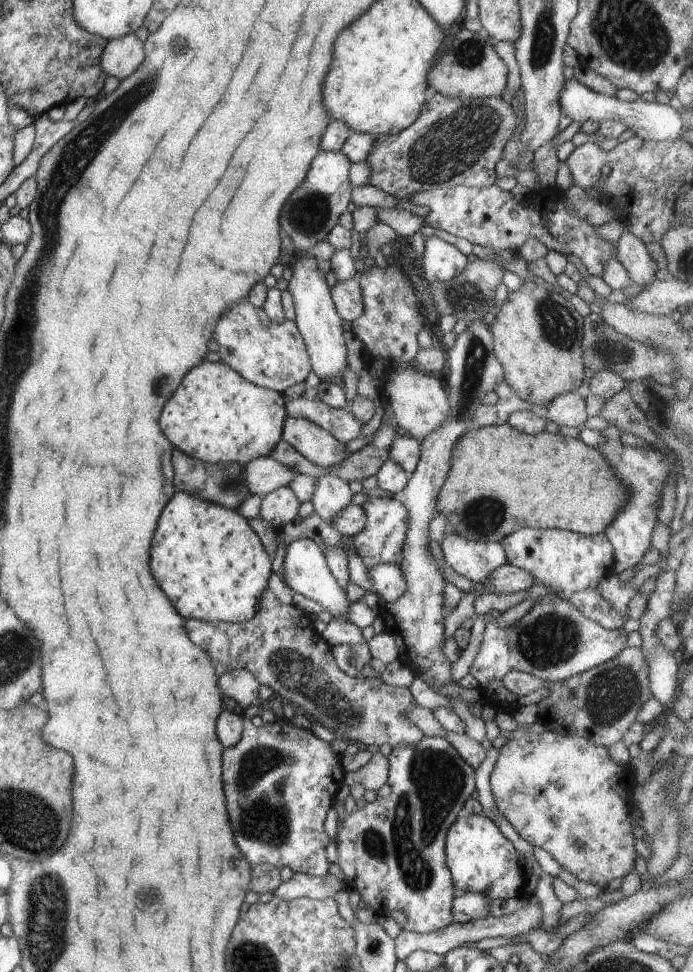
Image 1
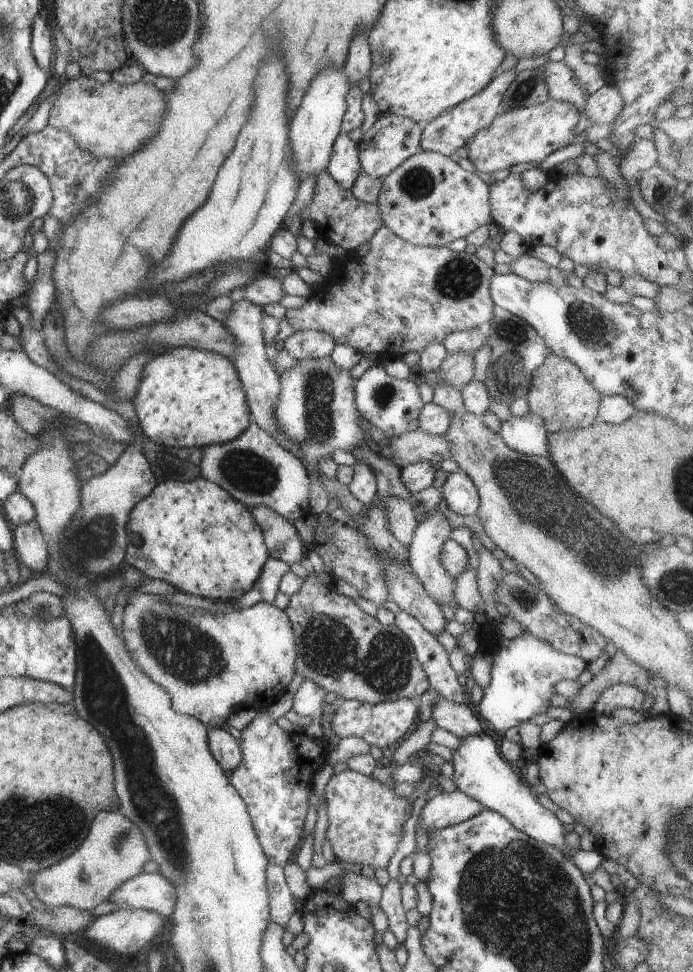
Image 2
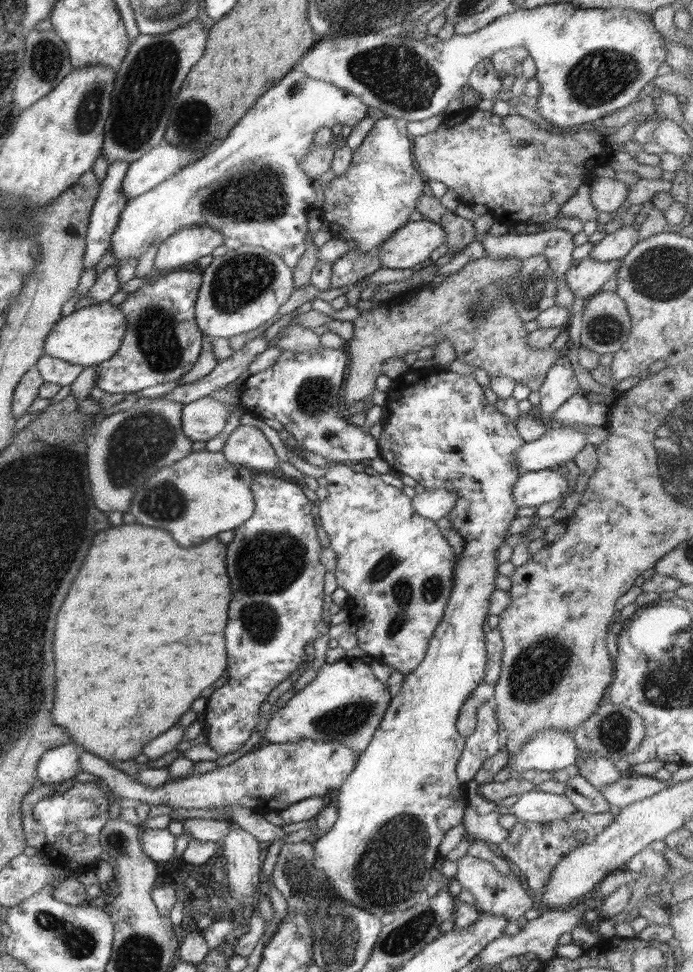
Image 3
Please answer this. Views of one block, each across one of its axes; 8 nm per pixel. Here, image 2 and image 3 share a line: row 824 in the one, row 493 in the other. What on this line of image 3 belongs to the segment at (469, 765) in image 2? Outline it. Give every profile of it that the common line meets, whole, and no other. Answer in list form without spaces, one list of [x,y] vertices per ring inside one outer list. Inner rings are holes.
[[[552,469],[522,472],[513,488],[515,503],[520,506],[540,506],[567,491],[568,480],[561,471]]]

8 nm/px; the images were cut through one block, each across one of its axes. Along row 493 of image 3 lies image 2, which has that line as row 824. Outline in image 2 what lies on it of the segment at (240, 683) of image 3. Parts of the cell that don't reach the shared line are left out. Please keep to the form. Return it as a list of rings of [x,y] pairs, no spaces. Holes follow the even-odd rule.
[[[258,710],[257,716],[242,730],[240,750],[242,750],[242,764],[238,768],[232,768],[228,774],[229,783],[238,791],[248,808],[248,814],[252,820],[252,826],[256,836],[262,845],[264,854],[269,862],[278,866],[290,864],[294,849],[303,841],[304,824],[307,817],[310,802],[309,794],[312,792],[312,779],[320,767],[326,763],[326,754],[329,751],[329,741],[321,729],[312,729],[305,734],[294,736],[282,729],[268,712]]]

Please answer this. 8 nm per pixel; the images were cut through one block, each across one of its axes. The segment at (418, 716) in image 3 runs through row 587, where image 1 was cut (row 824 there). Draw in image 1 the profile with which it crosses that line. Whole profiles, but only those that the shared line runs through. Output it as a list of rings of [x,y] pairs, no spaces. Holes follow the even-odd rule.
[[[463,813],[450,826],[445,839],[445,858],[456,894],[474,892],[491,900],[520,897],[528,873],[519,866],[519,853],[510,840],[503,836],[492,819],[483,815]]]

